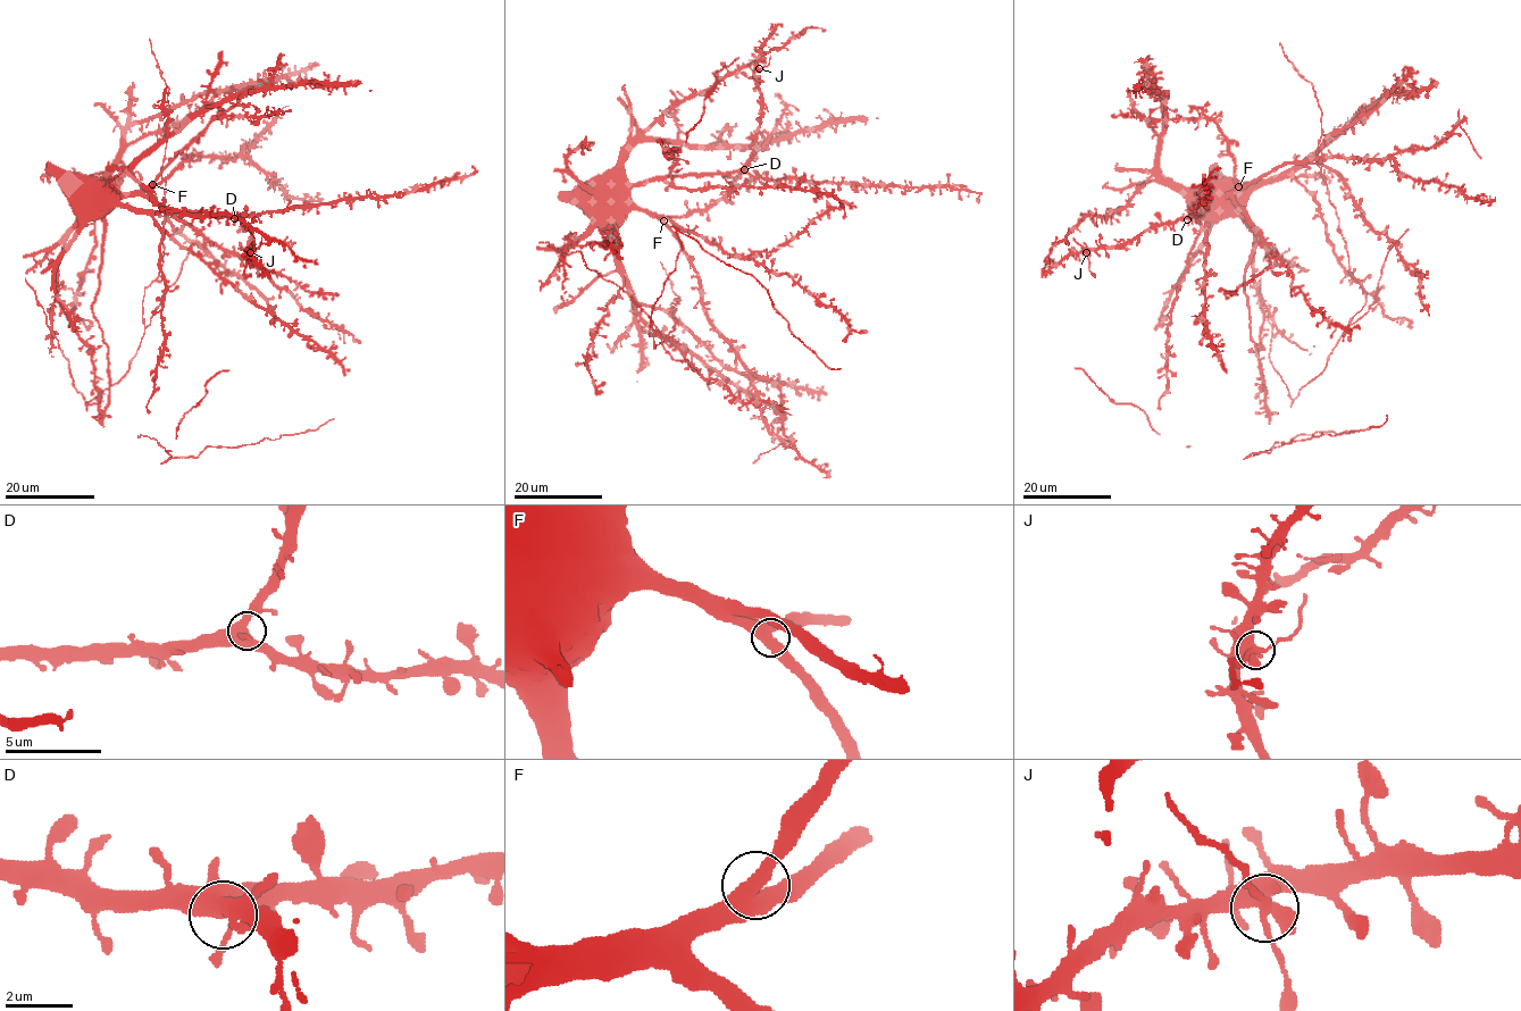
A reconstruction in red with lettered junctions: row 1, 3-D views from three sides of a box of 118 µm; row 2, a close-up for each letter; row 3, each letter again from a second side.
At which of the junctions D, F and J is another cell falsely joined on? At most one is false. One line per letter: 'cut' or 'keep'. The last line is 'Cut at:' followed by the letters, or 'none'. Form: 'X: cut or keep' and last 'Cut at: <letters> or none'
D: keep
F: keep
J: cut
Cut at: J

